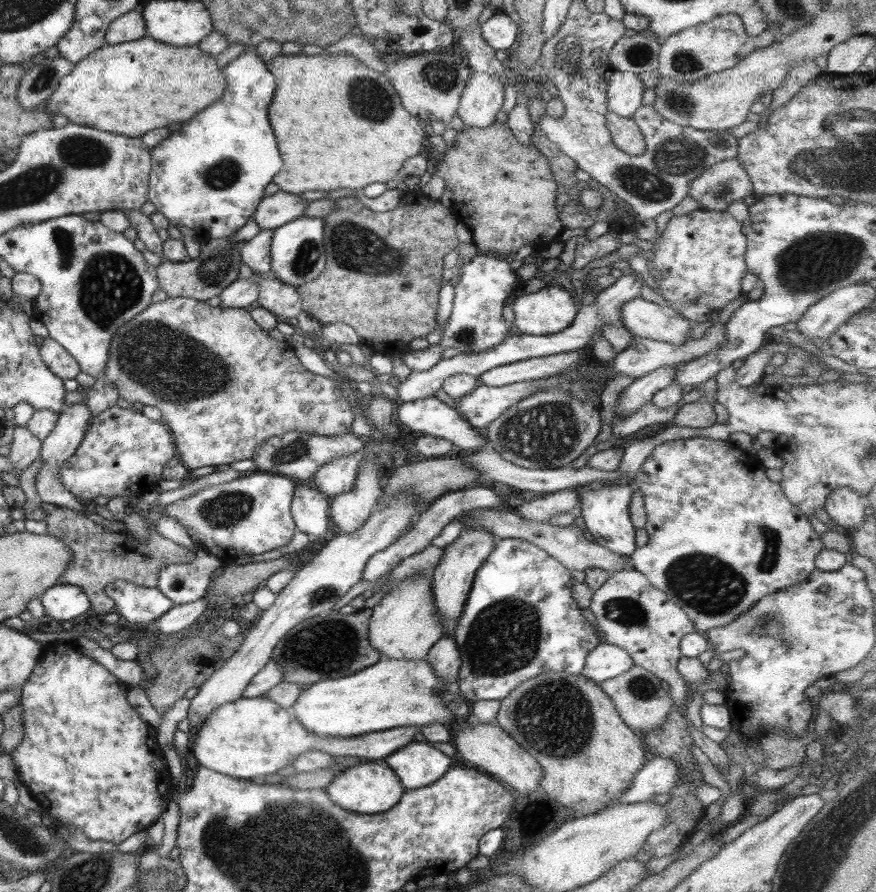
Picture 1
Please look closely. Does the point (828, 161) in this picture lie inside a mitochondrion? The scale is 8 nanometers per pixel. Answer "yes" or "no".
yes

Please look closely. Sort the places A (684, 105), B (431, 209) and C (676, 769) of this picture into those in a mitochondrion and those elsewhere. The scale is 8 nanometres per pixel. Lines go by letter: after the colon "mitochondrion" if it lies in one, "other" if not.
A: mitochondrion
B: other
C: other

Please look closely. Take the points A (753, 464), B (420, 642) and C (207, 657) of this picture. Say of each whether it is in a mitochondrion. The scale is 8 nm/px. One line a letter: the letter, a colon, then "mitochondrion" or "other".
A: other
B: other
C: mitochondrion

